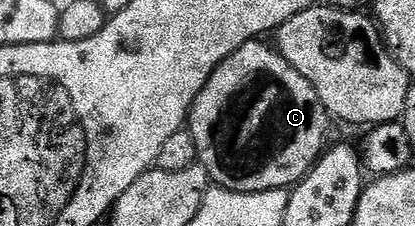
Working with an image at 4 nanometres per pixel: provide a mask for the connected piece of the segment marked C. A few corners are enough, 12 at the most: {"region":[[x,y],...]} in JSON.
{"region":[[273,45],[223,60],[188,129],[211,183],[293,188],[328,115]]}

